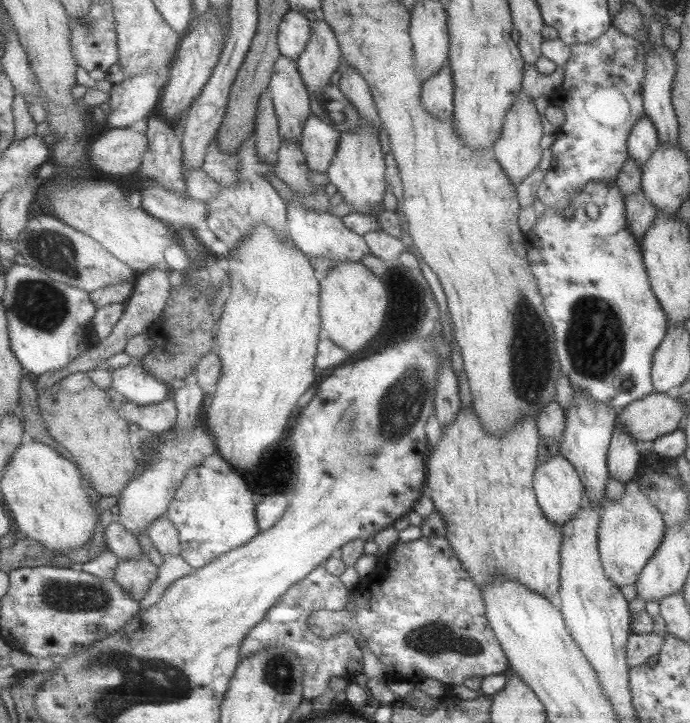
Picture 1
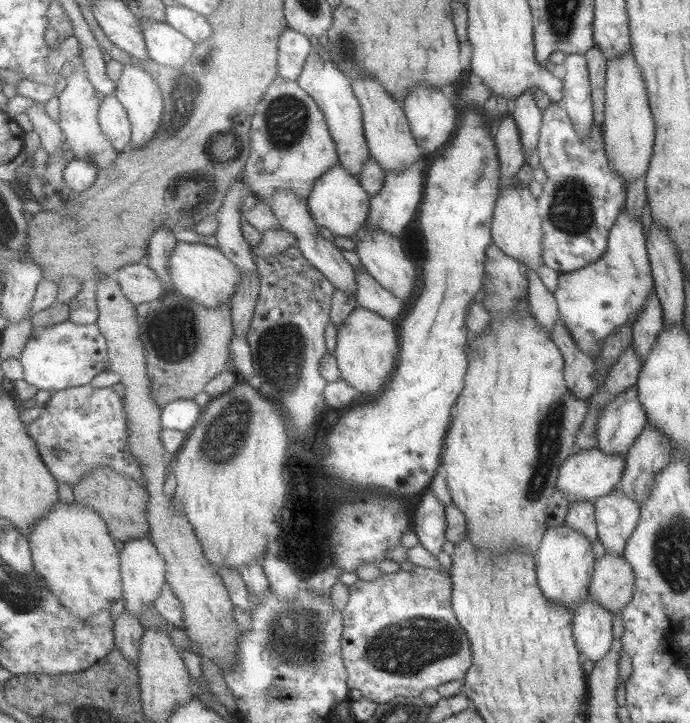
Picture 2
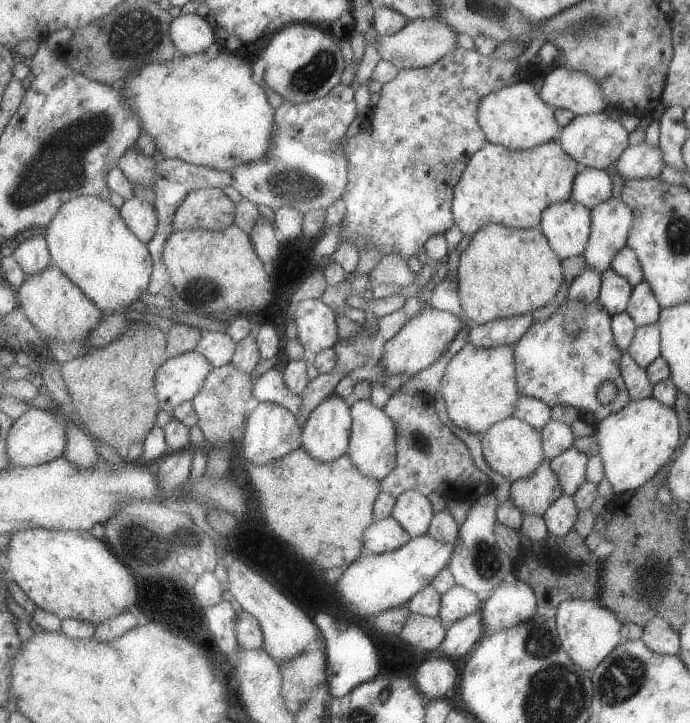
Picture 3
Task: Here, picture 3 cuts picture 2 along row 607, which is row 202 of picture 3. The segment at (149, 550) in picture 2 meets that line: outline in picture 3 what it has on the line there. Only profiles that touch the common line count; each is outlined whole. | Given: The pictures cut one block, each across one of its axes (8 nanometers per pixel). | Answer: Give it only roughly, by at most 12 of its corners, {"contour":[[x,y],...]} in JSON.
{"contour":[[136,196],[120,211],[147,244],[159,227],[156,206]]}

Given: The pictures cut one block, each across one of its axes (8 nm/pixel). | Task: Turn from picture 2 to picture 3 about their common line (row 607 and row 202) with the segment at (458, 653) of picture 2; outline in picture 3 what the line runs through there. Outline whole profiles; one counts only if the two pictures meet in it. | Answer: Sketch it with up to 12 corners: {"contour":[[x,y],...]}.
{"contour":[[527,63],[401,69],[345,136],[340,242],[409,260],[456,225],[479,102]]}

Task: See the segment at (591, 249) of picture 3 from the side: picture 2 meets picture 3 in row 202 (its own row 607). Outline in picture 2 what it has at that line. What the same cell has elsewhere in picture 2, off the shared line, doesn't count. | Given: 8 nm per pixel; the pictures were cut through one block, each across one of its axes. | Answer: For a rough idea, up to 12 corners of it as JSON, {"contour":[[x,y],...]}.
{"contour":[[622,554],[594,562],[588,596],[611,616],[632,599]]}

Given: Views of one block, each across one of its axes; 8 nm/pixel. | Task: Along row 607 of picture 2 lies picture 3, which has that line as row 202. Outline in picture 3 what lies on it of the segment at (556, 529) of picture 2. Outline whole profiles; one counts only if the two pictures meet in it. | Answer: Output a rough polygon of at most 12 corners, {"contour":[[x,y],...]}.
{"contour":[[571,199],[540,215],[539,230],[562,260],[581,255],[590,210]]}

